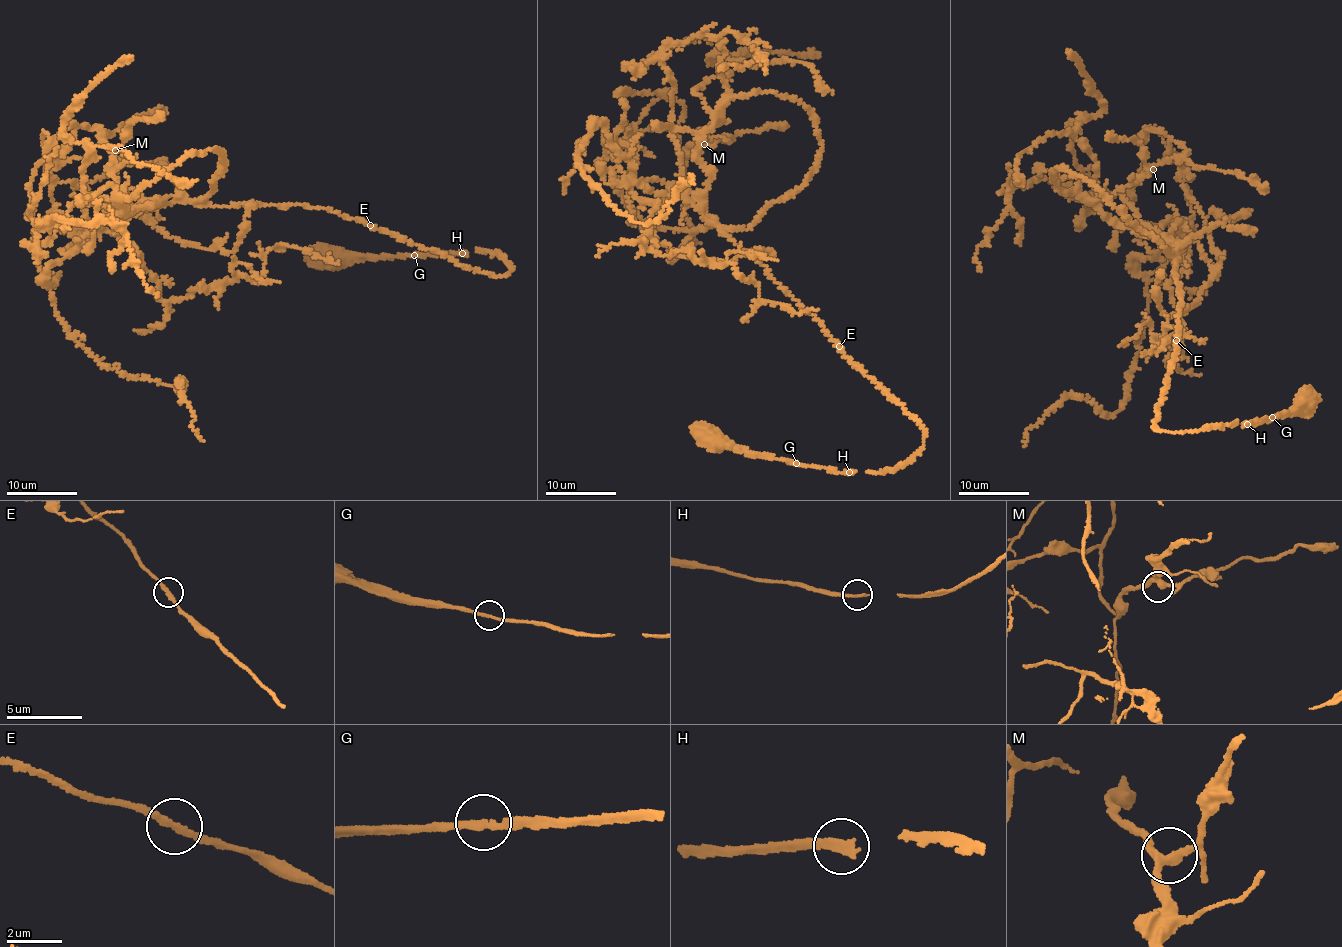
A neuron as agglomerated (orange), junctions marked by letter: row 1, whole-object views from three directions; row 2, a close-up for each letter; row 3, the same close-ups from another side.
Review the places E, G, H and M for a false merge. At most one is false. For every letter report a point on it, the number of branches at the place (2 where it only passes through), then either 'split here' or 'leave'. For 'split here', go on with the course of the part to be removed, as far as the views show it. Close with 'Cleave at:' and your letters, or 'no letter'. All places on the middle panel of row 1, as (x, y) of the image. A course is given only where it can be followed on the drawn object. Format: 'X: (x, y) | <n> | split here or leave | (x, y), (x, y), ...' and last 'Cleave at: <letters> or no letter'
E: (839, 346) | 2 | leave
G: (796, 463) | 2 | leave
H: (849, 472) | 1 | leave
M: (704, 144) | 3 | leave
Cleave at: no letter

